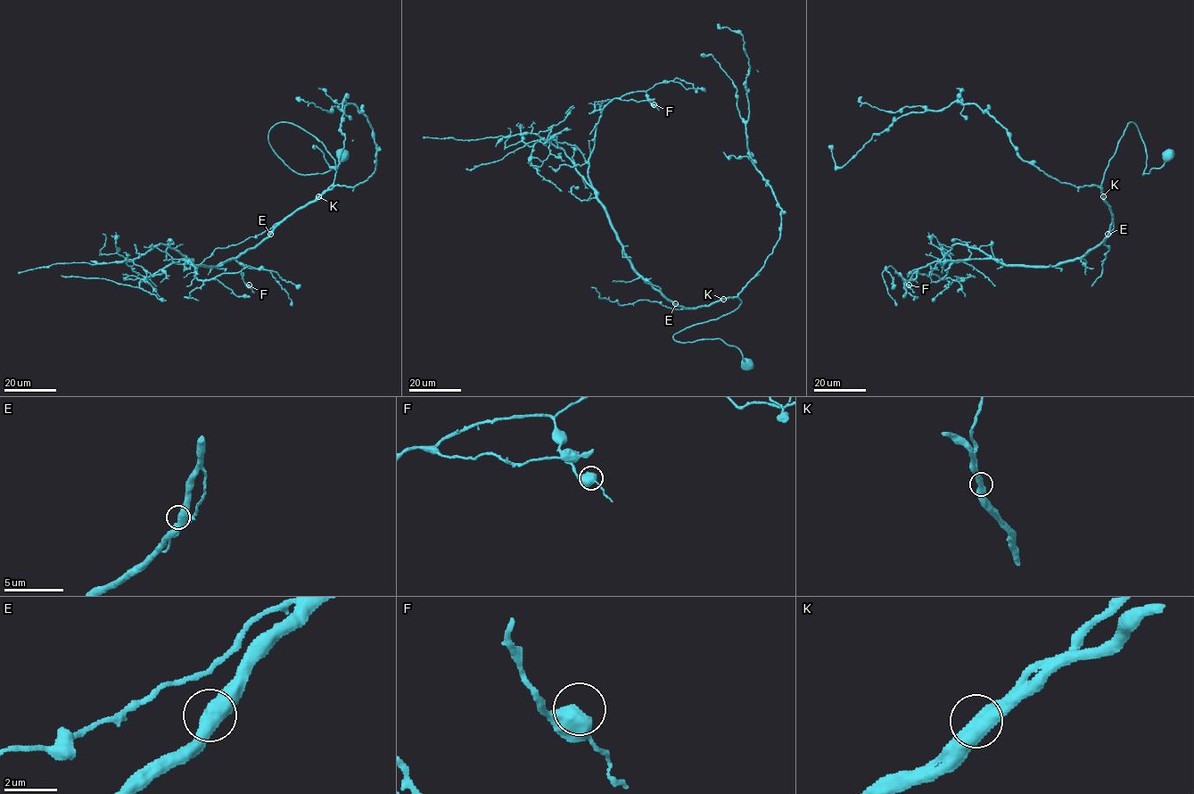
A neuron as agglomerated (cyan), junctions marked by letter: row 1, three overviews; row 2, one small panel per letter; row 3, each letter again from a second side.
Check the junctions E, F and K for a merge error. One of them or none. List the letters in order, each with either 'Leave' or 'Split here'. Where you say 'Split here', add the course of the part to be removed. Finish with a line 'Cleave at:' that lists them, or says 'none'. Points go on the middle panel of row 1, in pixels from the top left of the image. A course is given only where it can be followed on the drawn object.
E: Leave
F: Leave
K: Leave
Cleave at: none

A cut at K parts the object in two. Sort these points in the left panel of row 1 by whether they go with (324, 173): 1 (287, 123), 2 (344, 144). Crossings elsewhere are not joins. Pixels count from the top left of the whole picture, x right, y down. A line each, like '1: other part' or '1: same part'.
1: same part
2: other part

